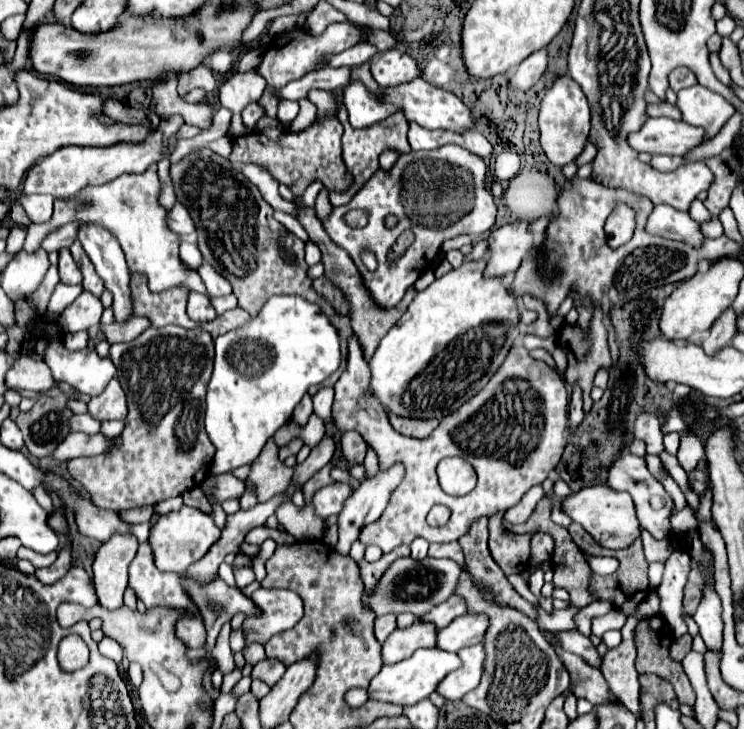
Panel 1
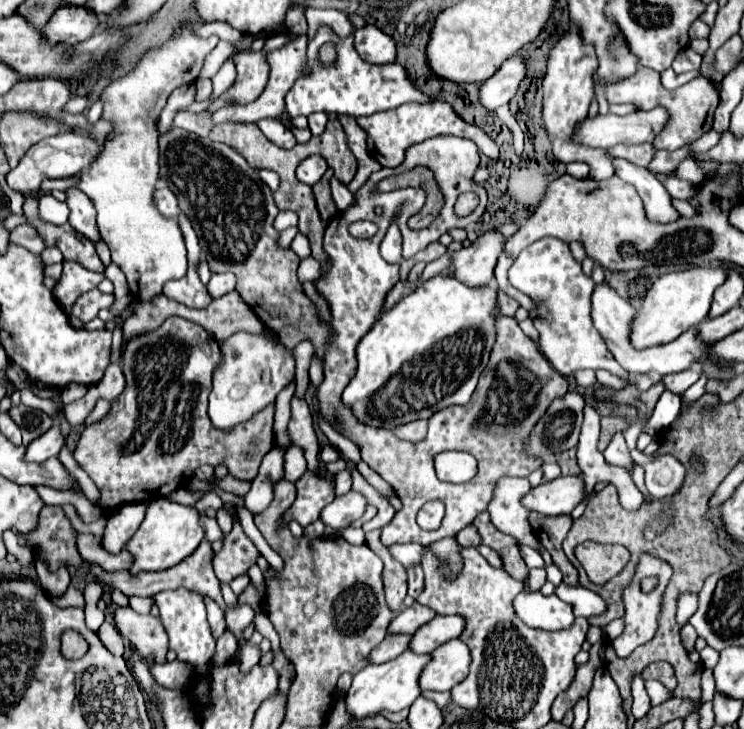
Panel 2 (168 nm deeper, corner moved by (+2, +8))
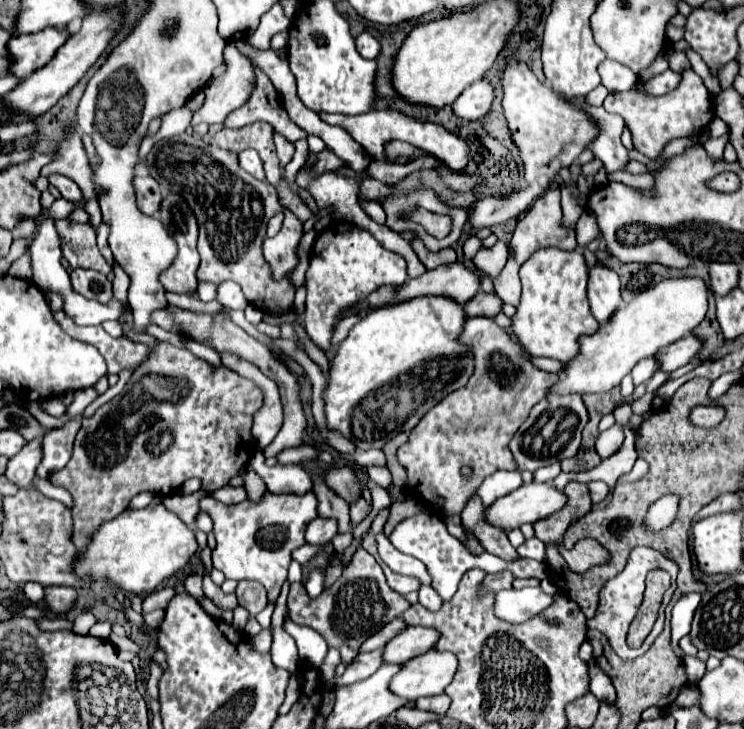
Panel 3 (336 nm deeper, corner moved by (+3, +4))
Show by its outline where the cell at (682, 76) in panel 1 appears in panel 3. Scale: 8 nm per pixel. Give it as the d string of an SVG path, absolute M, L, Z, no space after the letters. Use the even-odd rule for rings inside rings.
M673 51L673 53L669 55L669 69L671 69L671 71L681 73L681 71L685 71L685 69L689 69L689 67L691 67L691 65L689 65L685 53L681 53L681 51Z

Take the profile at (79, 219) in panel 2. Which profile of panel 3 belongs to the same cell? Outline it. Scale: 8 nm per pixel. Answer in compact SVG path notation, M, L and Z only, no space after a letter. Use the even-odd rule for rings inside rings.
M53 173L53 175L49 175L49 183L51 183L51 185L55 185L67 201L79 201L79 199L83 197L83 193L81 193L79 185L77 185L75 181L71 181L69 177L63 177L63 175Z

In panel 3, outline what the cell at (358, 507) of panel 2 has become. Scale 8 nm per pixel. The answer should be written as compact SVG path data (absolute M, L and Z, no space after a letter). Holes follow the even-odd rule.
M317 517L313 523L309 523L305 541L309 545L325 545L335 537L335 533L337 533L337 523L333 523L333 519Z

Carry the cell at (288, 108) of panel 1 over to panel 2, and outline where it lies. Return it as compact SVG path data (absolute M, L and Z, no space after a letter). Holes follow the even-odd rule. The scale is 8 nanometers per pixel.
M320 27L316 37L308 43L308 65L312 73L308 77L302 77L294 83L294 87L286 93L286 109L292 117L308 117L316 111L326 113L346 113L352 117L364 117L372 115L376 111L388 111L396 109L404 103L416 101L416 103L432 103L434 99L424 95L414 81L410 79L408 71L398 63L388 65L372 65L358 57L358 53L352 47L352 37L340 39L334 35L330 27ZM322 43L334 43L338 51L338 59L334 67L320 67L318 65L318 49Z

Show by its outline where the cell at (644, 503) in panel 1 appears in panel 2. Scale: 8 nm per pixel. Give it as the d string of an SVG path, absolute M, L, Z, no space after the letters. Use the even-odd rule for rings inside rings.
M616 433L614 439L610 441L610 445L606 447L604 451L604 457L610 465L616 465L616 467L626 467L628 471L632 471L632 457L630 457L630 449L624 441L624 435L622 433Z

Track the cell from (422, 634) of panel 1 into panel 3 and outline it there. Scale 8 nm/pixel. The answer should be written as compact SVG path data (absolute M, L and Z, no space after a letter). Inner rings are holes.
M381 649L371 651L371 653L359 653L353 659L353 663L347 665L345 673L341 677L335 677L335 687L343 687L343 685L363 681L363 679L371 677L379 667L381 667Z

